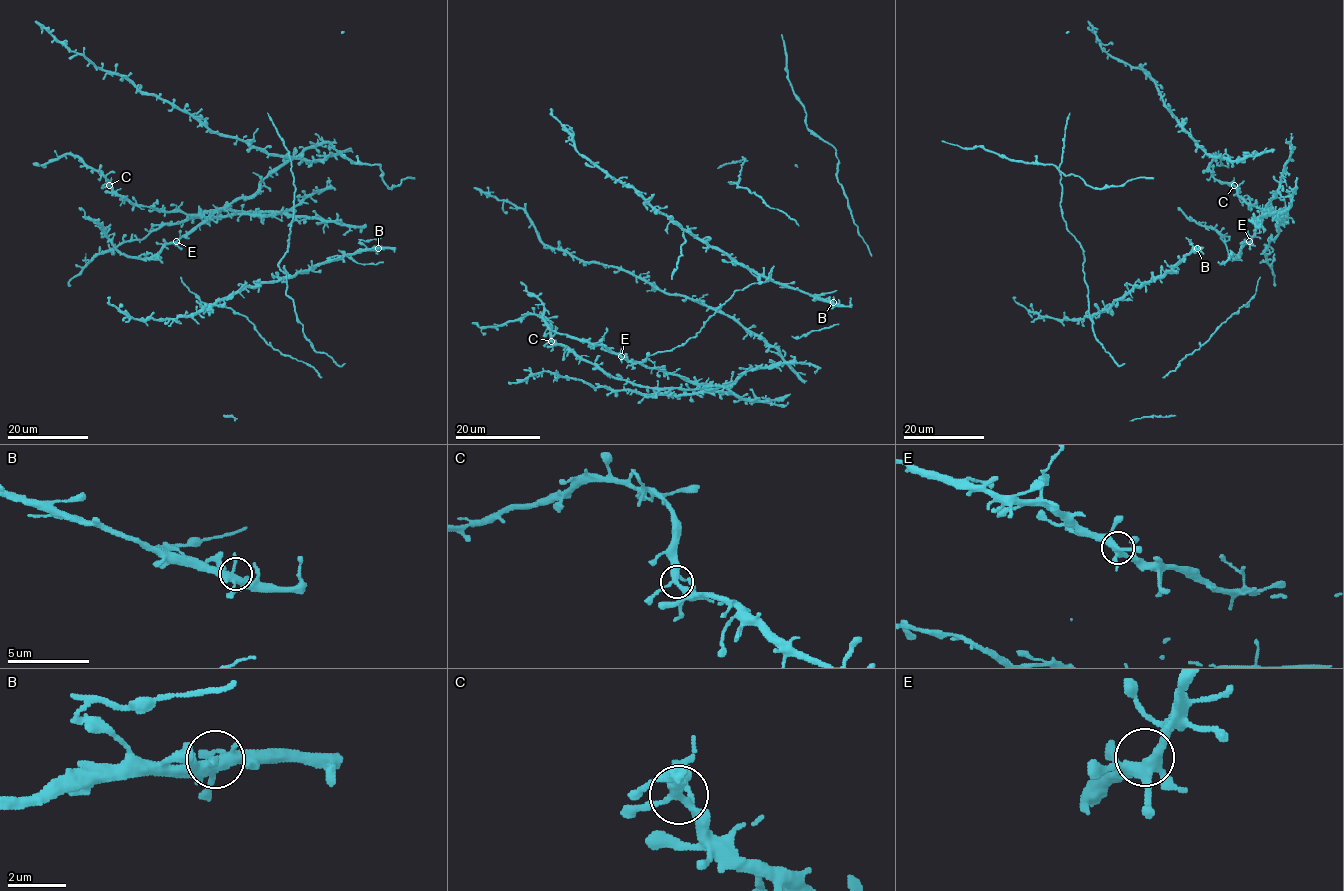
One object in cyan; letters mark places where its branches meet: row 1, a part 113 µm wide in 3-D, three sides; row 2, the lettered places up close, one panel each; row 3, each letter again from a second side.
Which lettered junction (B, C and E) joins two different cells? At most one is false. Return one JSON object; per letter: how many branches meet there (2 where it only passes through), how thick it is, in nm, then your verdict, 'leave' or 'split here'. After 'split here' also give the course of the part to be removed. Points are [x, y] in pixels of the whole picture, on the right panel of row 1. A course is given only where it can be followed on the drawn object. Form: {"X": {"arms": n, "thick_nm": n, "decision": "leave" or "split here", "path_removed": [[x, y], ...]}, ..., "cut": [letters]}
{"B": {"arms": 6, "thick_nm": 400, "decision": "leave"}, "C": {"arms": 5, "thick_nm": 280, "decision": "leave"}, "E": {"arms": 5, "thick_nm": 380, "decision": "leave"}, "cut": []}

